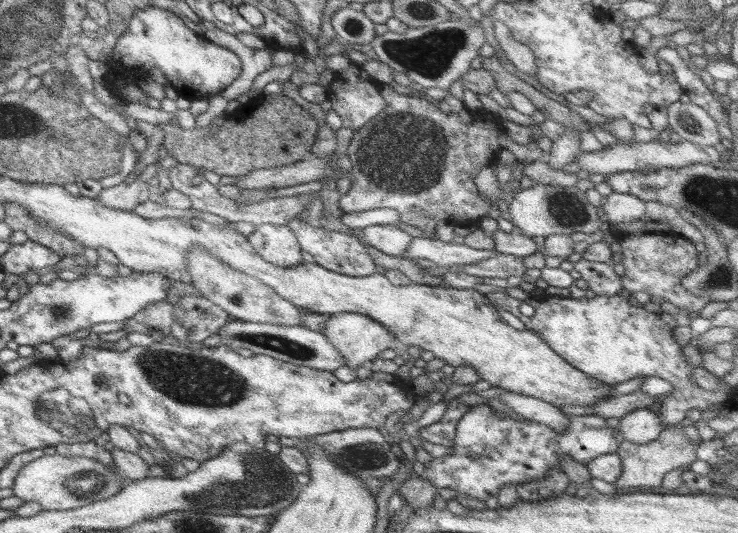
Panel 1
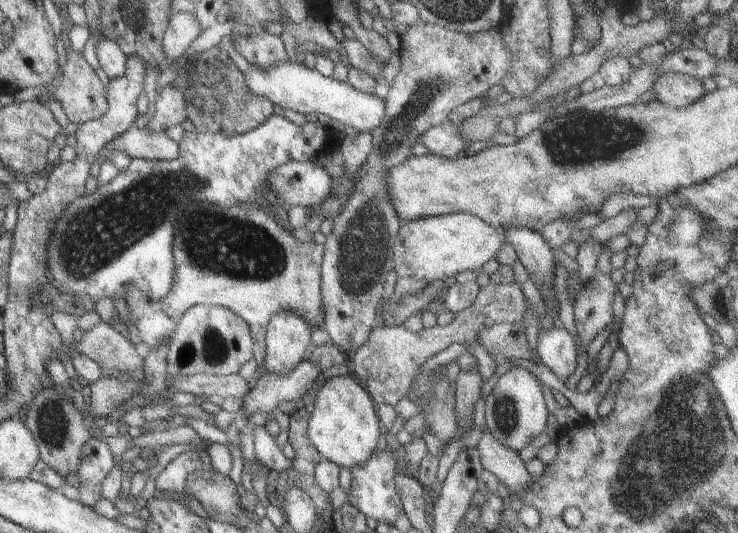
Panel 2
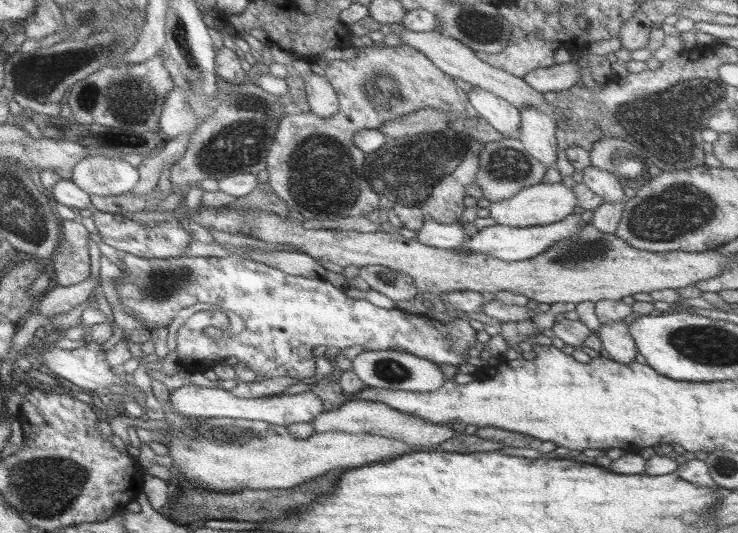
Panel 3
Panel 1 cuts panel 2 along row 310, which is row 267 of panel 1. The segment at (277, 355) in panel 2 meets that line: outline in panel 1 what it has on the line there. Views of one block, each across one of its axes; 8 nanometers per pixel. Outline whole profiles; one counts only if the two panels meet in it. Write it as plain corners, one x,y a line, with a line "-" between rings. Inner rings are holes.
261,224
246,239
269,264
289,268
303,262
300,246
286,225

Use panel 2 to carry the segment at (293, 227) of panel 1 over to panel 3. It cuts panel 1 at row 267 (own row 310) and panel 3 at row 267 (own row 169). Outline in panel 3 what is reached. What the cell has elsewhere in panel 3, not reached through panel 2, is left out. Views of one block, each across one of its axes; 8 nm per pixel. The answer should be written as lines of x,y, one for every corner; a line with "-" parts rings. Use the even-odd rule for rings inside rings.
384,266
359,267
358,276
368,284
369,288
387,296
393,302
411,300
418,292
407,275

